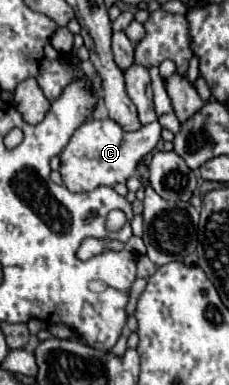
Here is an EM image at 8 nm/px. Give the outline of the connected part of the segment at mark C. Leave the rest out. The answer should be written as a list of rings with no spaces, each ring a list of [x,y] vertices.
[[[88,119],[82,123],[74,135],[70,137],[68,145],[60,153],[60,175],[66,189],[82,193],[92,191],[96,187],[114,187],[116,183],[126,183],[138,169],[138,163],[156,147],[160,141],[160,123],[148,123],[142,125],[138,131],[124,131],[118,123],[112,119]]]

